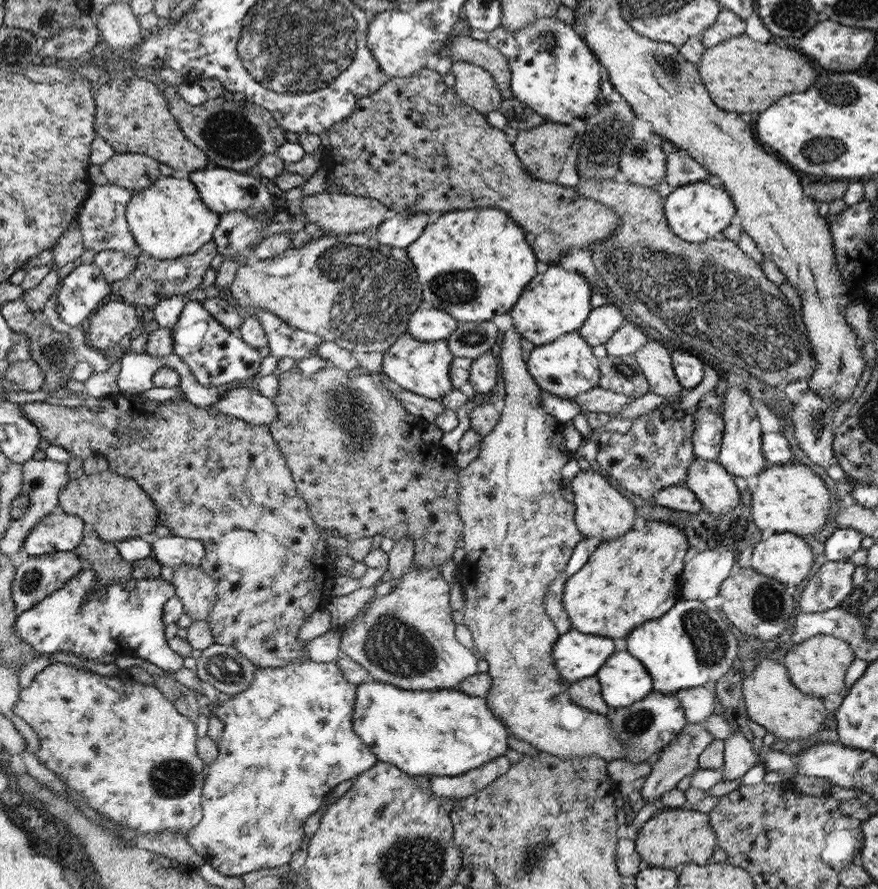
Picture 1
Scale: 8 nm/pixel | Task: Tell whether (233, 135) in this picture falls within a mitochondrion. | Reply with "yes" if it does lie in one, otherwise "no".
yes

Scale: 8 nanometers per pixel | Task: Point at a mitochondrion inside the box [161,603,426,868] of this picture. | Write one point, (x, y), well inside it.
(223, 668)

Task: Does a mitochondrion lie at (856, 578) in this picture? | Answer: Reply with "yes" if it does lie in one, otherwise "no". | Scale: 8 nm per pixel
no

